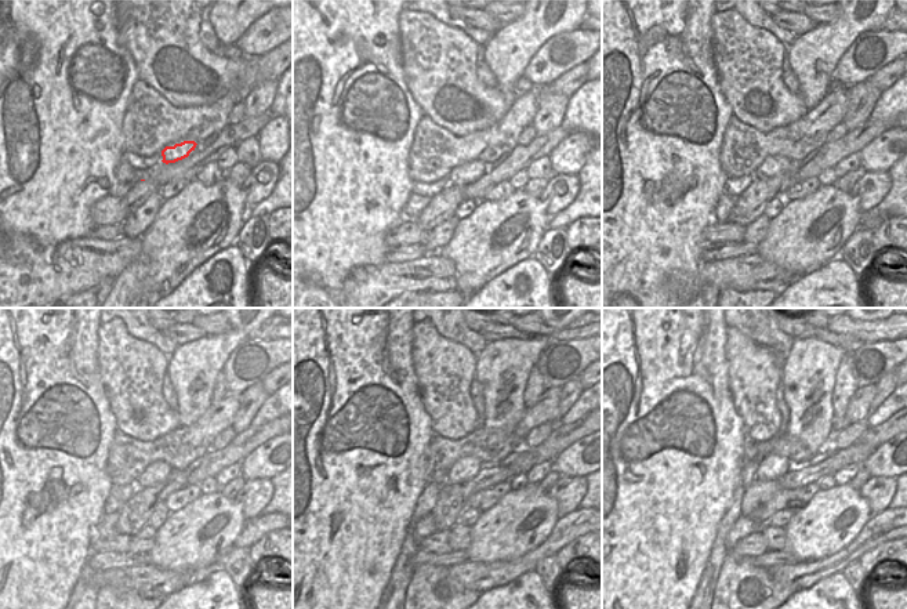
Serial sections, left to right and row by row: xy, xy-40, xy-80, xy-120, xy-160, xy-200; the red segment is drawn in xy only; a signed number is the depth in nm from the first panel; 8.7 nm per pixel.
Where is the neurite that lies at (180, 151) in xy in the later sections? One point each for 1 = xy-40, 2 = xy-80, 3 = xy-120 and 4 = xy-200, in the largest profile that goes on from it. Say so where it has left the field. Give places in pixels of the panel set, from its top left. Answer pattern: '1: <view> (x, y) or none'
1: xy-40 (463, 174)
2: xy-80 (775, 165)
3: xy-120 (158, 471)
4: xy-200 (772, 467)

